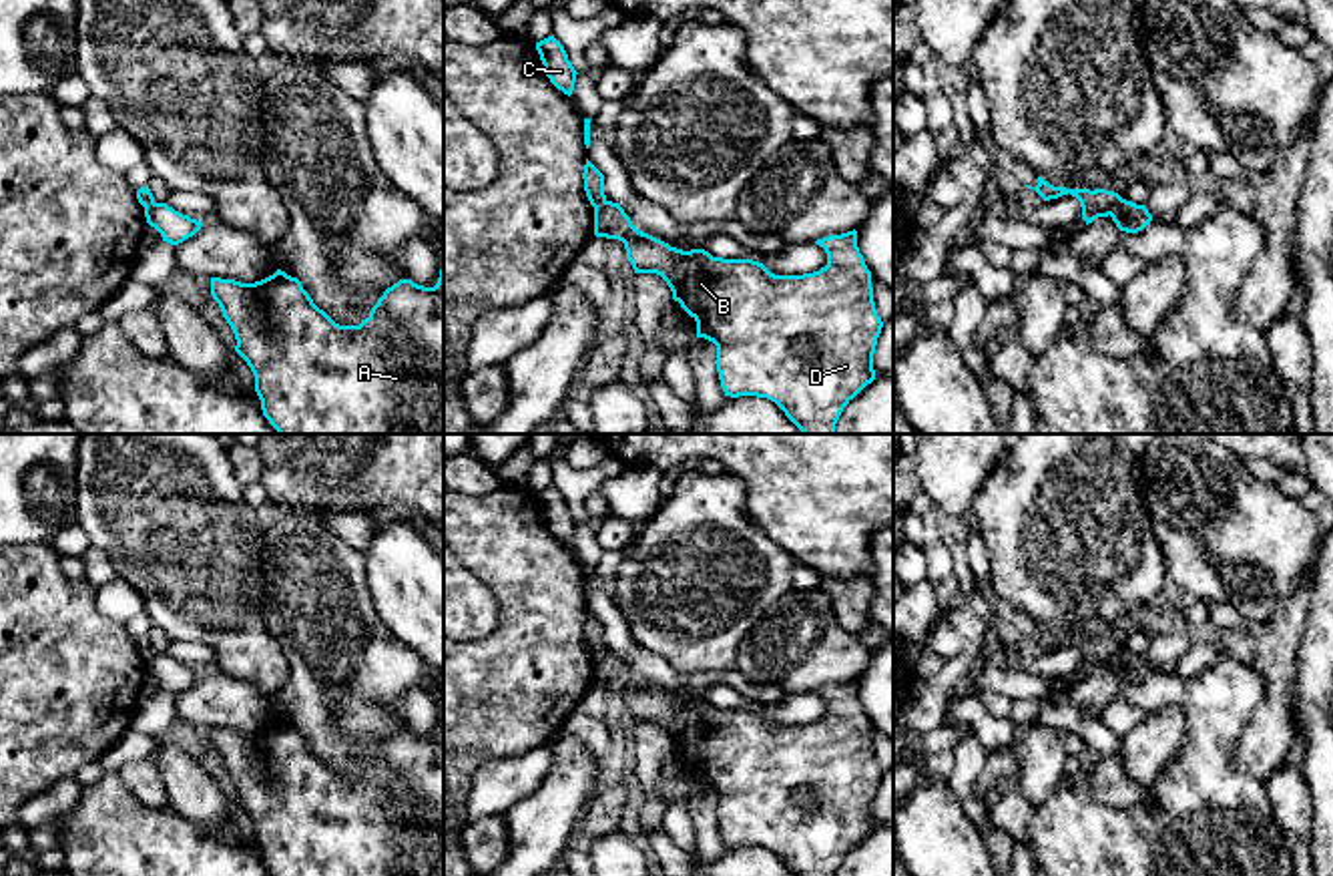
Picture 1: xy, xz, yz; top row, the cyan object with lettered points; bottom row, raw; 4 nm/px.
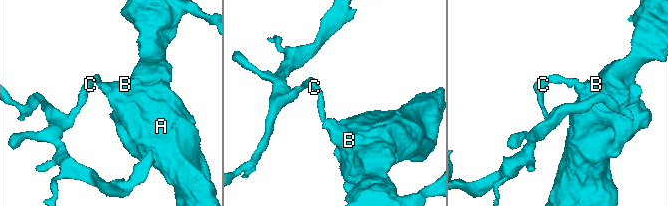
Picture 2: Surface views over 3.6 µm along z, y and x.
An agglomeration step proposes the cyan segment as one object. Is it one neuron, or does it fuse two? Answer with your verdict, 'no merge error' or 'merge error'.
merge error

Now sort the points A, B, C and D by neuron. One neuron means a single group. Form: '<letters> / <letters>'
A B D / C

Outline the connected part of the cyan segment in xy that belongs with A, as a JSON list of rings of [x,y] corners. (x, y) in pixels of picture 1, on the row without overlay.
[[[281,719],[255,733],[211,727],[211,745],[255,826],[271,876],[444,876],[442,719],[434,737],[412,729],[387,737],[359,776],[335,774]]]

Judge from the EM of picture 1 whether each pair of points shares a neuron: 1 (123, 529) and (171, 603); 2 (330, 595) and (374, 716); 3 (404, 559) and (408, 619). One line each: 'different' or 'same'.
1: same
2: same
3: same

